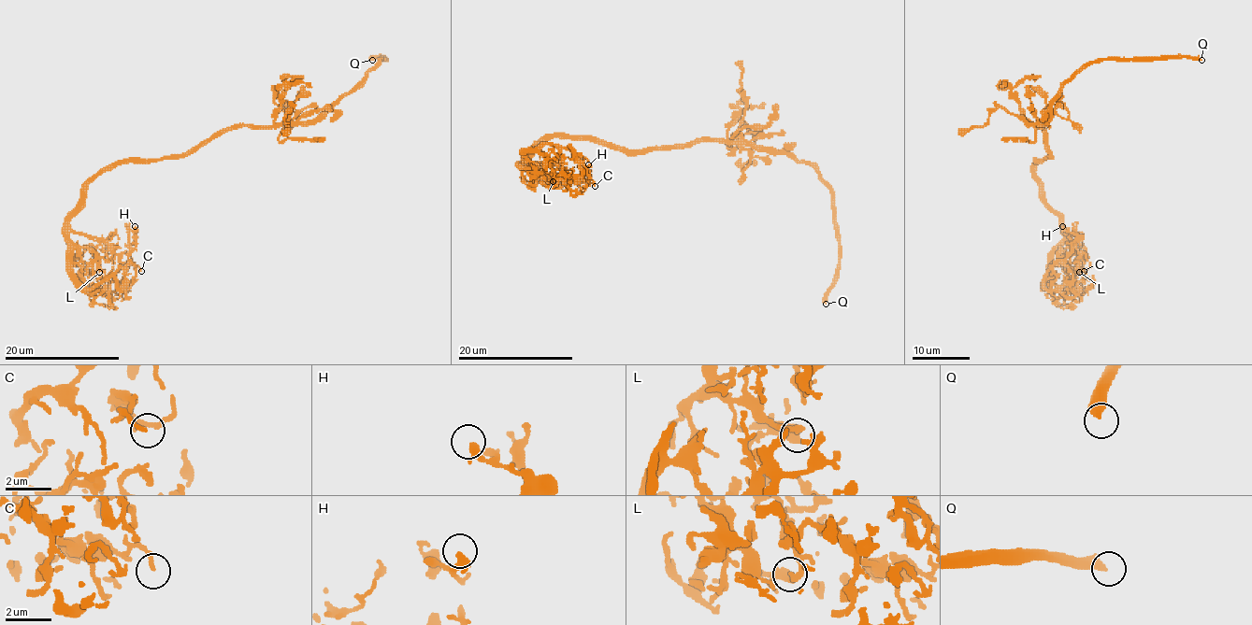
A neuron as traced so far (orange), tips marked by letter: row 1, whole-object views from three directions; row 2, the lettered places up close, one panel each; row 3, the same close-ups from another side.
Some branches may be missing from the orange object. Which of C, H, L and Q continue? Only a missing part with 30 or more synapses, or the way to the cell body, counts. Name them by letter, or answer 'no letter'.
Q

